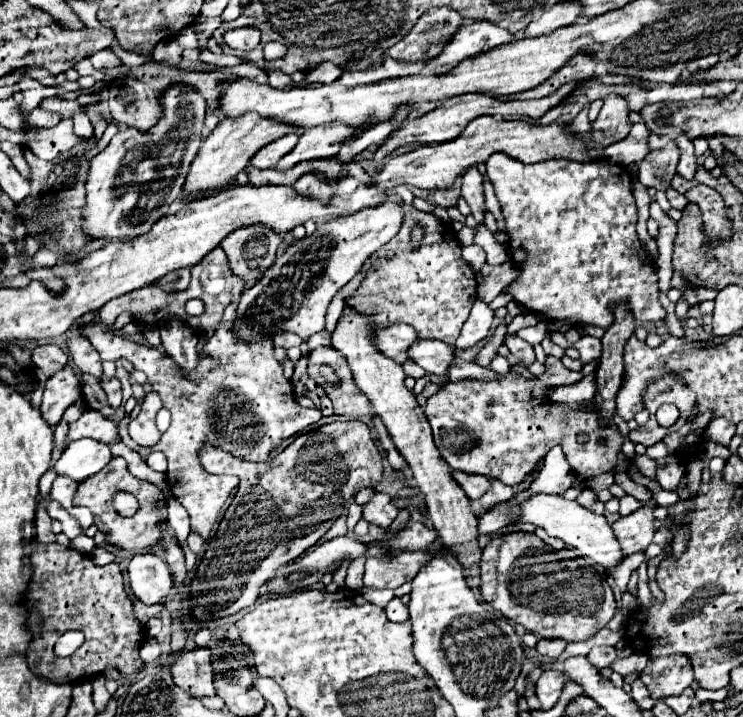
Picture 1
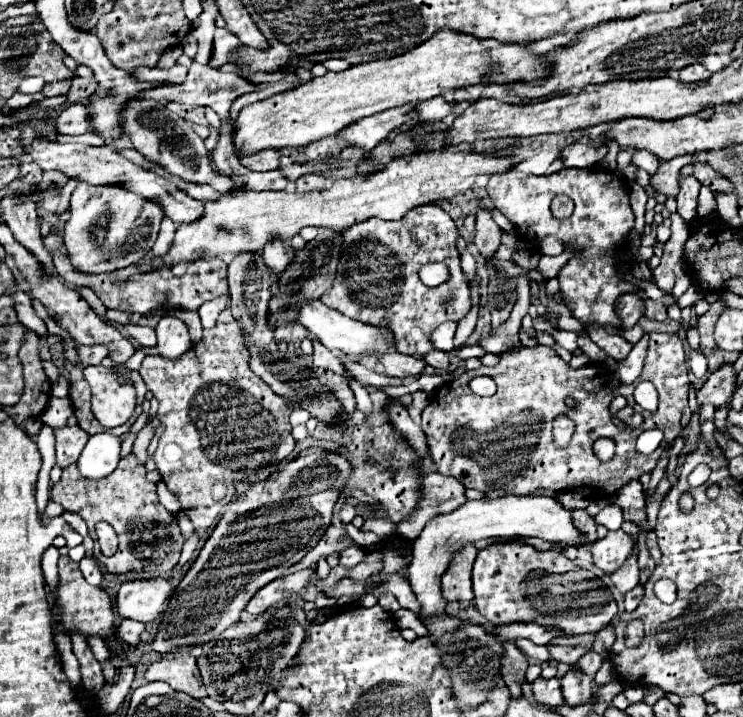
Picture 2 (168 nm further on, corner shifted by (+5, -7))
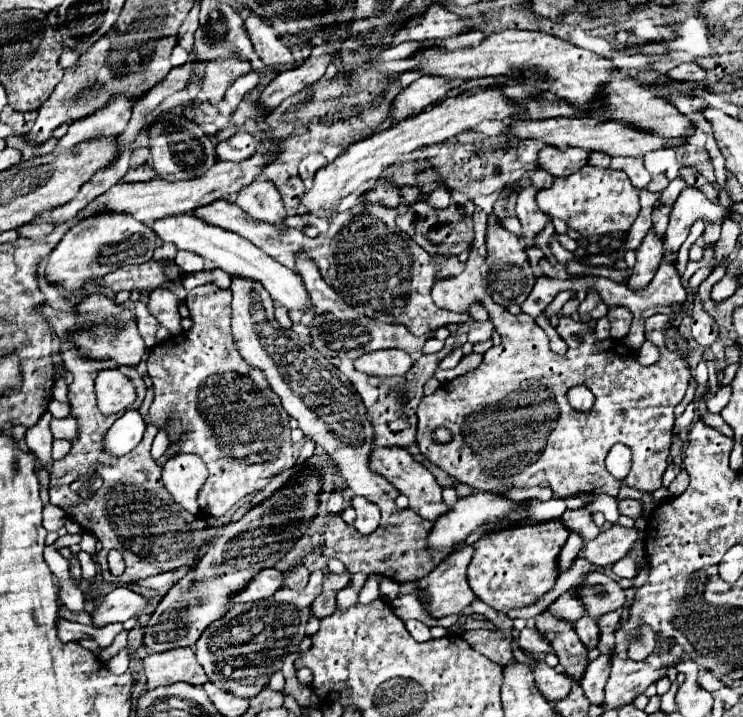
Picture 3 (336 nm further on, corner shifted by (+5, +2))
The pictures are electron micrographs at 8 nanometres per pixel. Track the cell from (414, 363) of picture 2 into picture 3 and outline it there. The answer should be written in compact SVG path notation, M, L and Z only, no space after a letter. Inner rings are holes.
M380 350L380 352L368 352L354 360L354 368L358 372L364 372L368 376L398 376L406 374L412 366L412 358L406 352L400 350Z

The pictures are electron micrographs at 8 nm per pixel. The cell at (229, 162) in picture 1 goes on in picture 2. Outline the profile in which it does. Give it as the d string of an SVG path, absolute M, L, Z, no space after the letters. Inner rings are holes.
M444 27L408 53L390 59L358 63L338 73L328 71L326 75L314 77L312 81L302 83L294 89L244 107L232 131L234 153L242 157L262 149L302 147L338 133L344 129L344 125L350 125L360 117L406 103L420 103L430 97L444 95L452 89L476 85L484 79L498 83L542 83L542 79L548 75L548 67L548 61L526 53L526 49L520 45L500 43L494 39L478 39Z

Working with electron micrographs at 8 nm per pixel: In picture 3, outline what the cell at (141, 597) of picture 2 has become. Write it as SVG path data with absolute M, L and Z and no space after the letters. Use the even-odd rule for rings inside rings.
M118 586L100 604L96 604L92 608L92 612L90 612L92 626L102 628L102 626L108 626L114 622L126 622L128 618L136 616L144 608L146 608L146 600L140 594L136 594L124 586Z

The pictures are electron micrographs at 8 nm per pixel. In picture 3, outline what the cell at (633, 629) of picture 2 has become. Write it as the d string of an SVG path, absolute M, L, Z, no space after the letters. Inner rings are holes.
M644 626L644 636L642 640L636 640L628 648L630 660L644 660L648 654L652 654L656 648L656 634L652 632L650 626Z

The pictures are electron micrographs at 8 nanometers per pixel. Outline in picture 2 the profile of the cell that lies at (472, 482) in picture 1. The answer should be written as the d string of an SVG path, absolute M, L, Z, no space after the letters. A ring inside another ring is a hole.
M436 471L422 473L420 497L422 501L418 503L416 511L402 523L398 523L398 533L406 539L416 539L420 535L420 529L424 529L426 521L442 513L452 513L468 501L466 487L458 479L440 475Z

